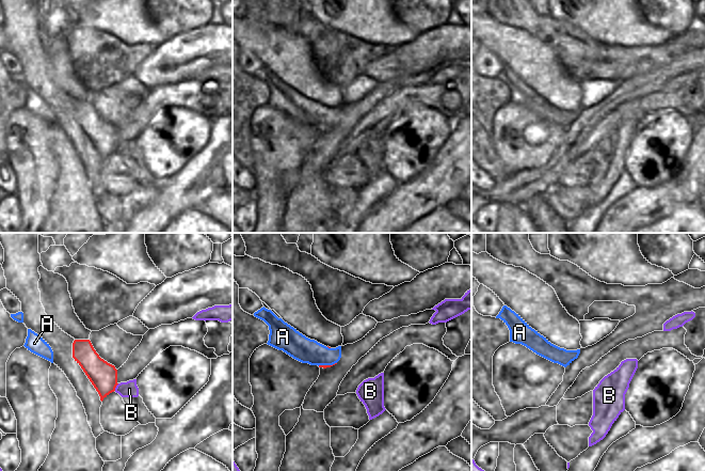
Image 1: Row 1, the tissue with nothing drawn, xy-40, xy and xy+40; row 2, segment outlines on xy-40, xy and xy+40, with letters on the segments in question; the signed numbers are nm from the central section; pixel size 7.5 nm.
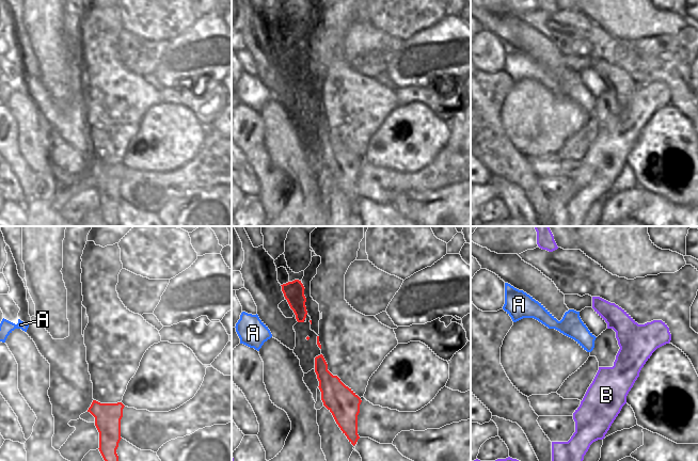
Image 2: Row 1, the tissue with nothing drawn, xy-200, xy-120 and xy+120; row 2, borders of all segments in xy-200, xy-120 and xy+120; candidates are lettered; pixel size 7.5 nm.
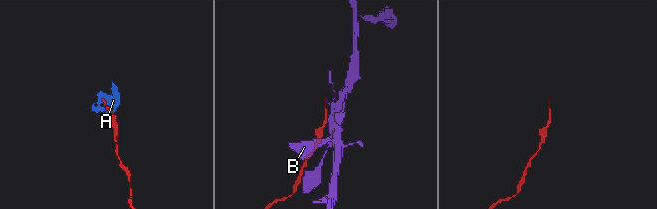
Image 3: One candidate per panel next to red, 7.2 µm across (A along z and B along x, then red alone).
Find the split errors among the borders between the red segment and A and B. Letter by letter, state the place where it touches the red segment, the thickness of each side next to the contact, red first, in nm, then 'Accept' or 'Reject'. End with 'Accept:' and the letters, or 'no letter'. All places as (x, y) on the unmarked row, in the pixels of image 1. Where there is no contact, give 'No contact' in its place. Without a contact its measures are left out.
A: Touches red at xy (326, 126). Thickness 30 nm (red) against 190 nm. Reject
B: Touches red at xy-40 (115, 147). Thickness 200 nm (red) against 120 nm. Reject
Accept: no letter.

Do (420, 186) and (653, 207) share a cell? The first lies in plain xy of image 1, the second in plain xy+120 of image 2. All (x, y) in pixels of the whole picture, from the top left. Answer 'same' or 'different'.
different

